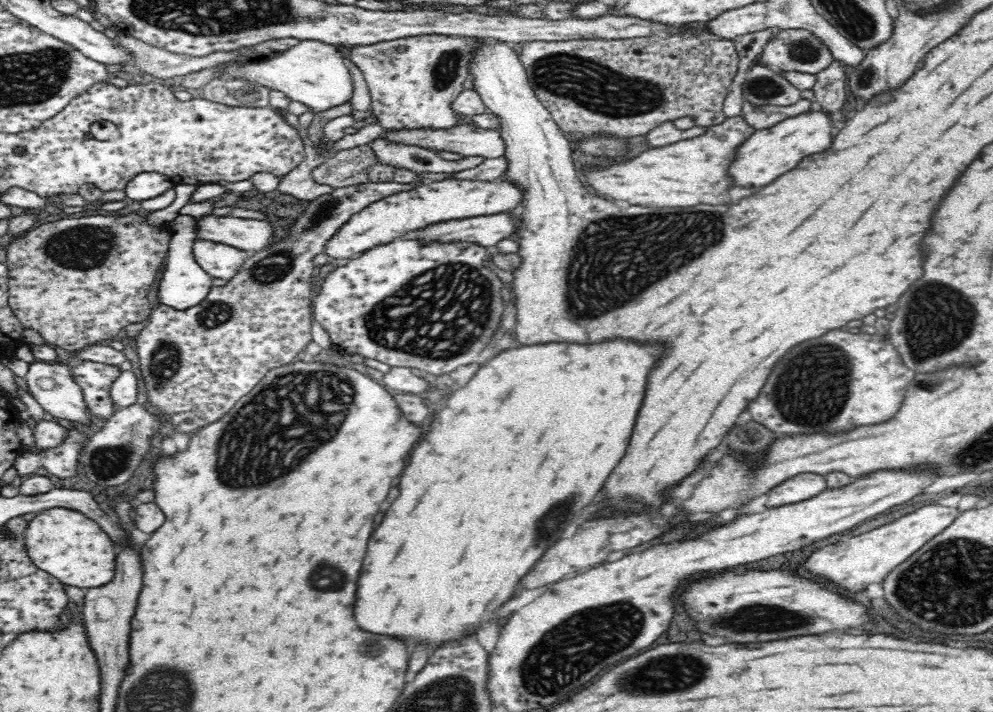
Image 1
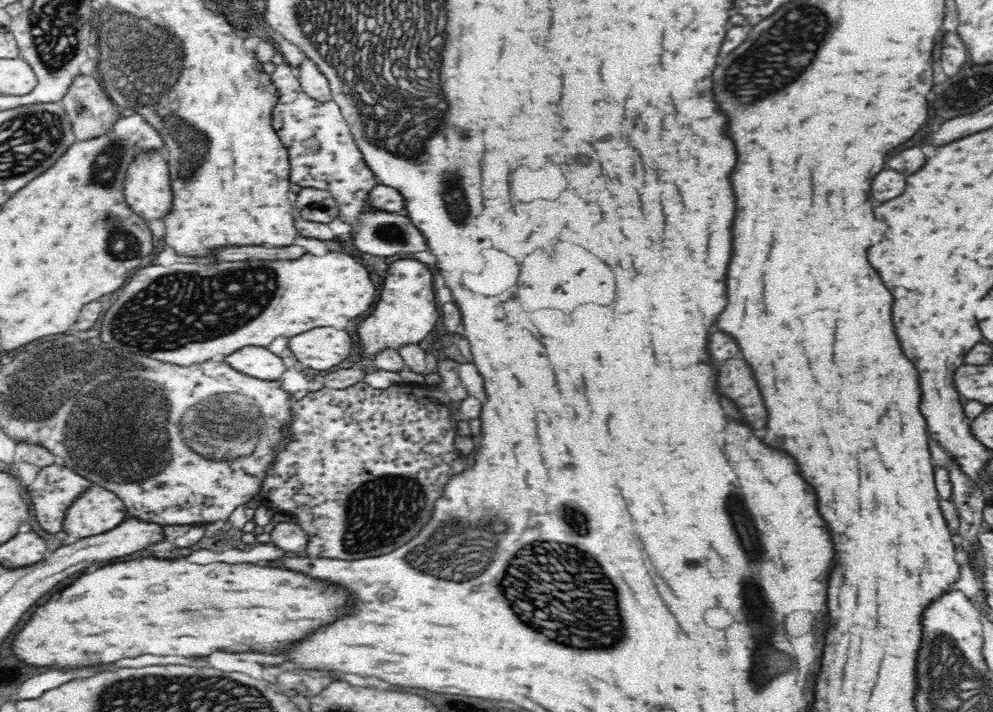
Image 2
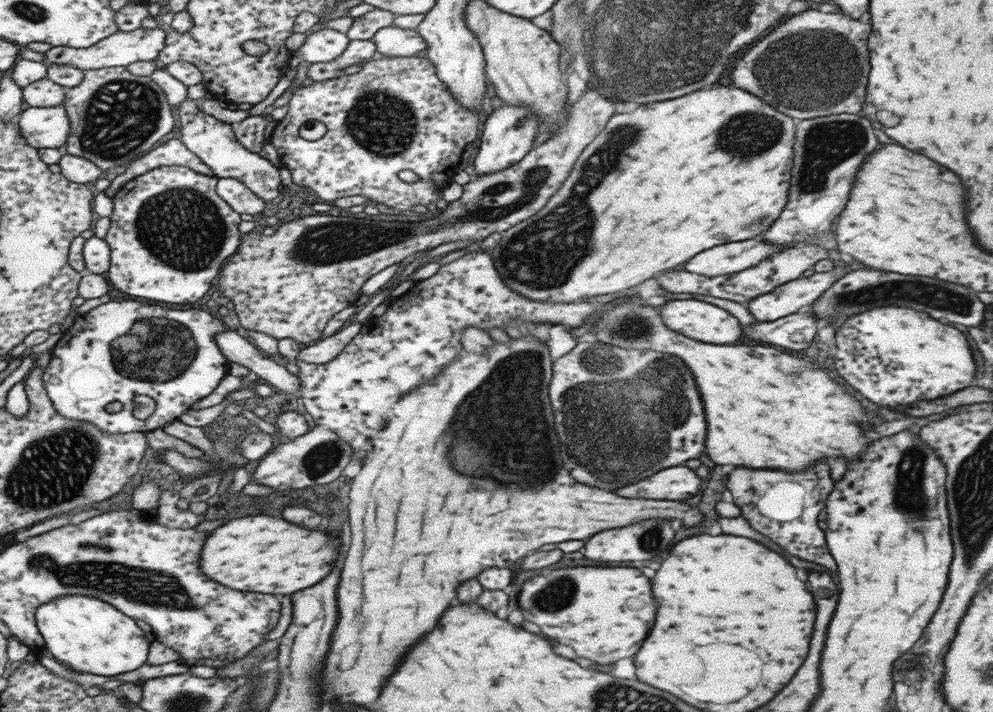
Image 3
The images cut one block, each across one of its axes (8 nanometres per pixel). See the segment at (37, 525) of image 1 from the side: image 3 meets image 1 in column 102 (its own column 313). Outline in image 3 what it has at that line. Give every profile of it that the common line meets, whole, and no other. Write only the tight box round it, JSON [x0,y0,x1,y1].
[198,515,337,595]

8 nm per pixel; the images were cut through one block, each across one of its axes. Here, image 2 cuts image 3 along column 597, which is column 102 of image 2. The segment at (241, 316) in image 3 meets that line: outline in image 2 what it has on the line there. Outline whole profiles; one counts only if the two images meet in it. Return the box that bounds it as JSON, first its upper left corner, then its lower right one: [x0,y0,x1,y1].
[59,59,119,140]

